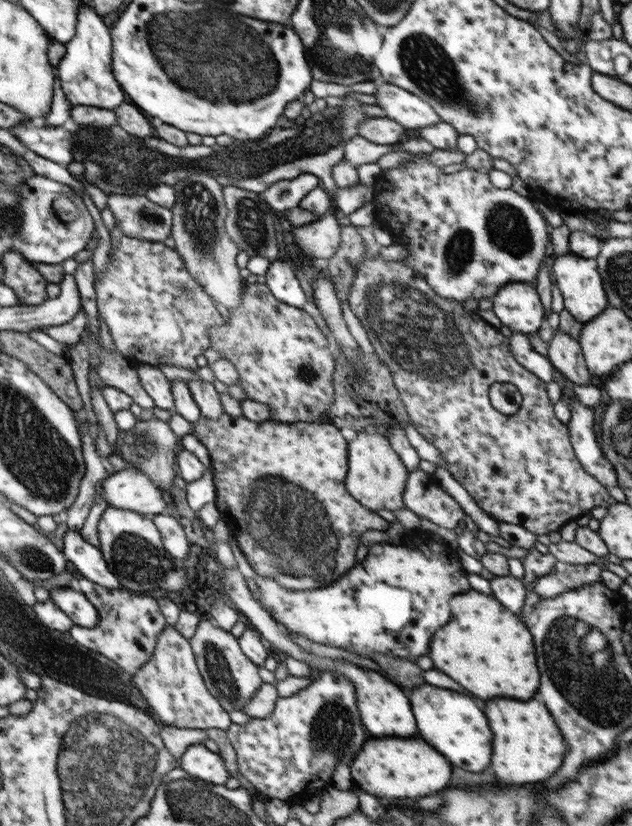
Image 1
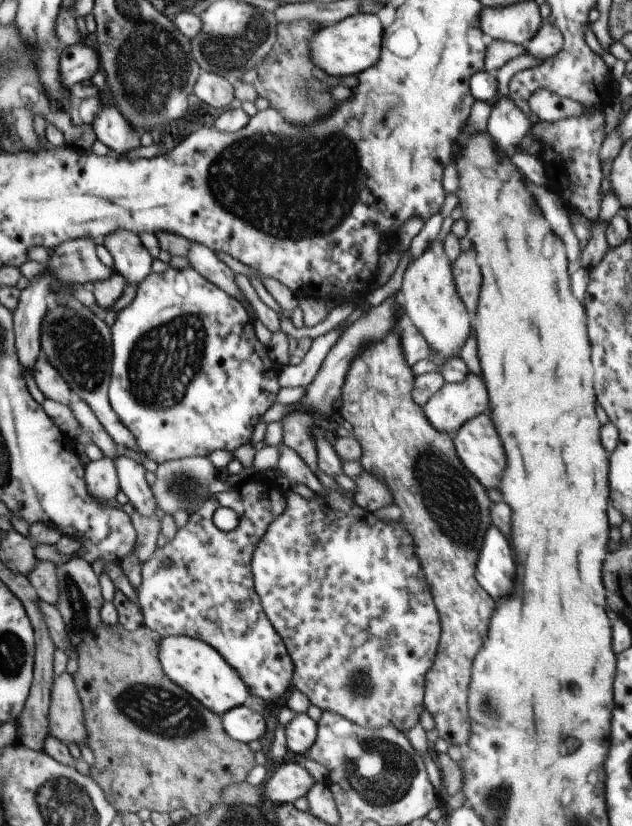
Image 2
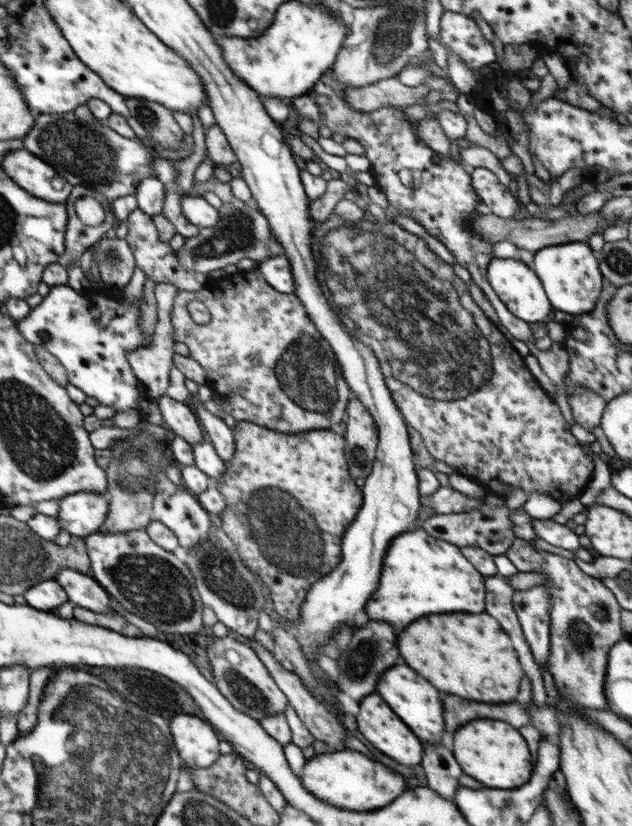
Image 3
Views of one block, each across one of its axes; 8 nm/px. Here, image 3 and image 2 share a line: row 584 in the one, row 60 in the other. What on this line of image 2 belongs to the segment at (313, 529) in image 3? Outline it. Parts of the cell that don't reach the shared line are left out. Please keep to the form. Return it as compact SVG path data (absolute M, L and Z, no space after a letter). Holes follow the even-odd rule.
M310 21L277 23L277 39L272 50L257 68L257 78L253 82L260 97L269 100L269 106L285 118L285 121L305 125L328 116L337 106L332 98L331 88L321 71L311 58L309 44L314 33L320 29Z

